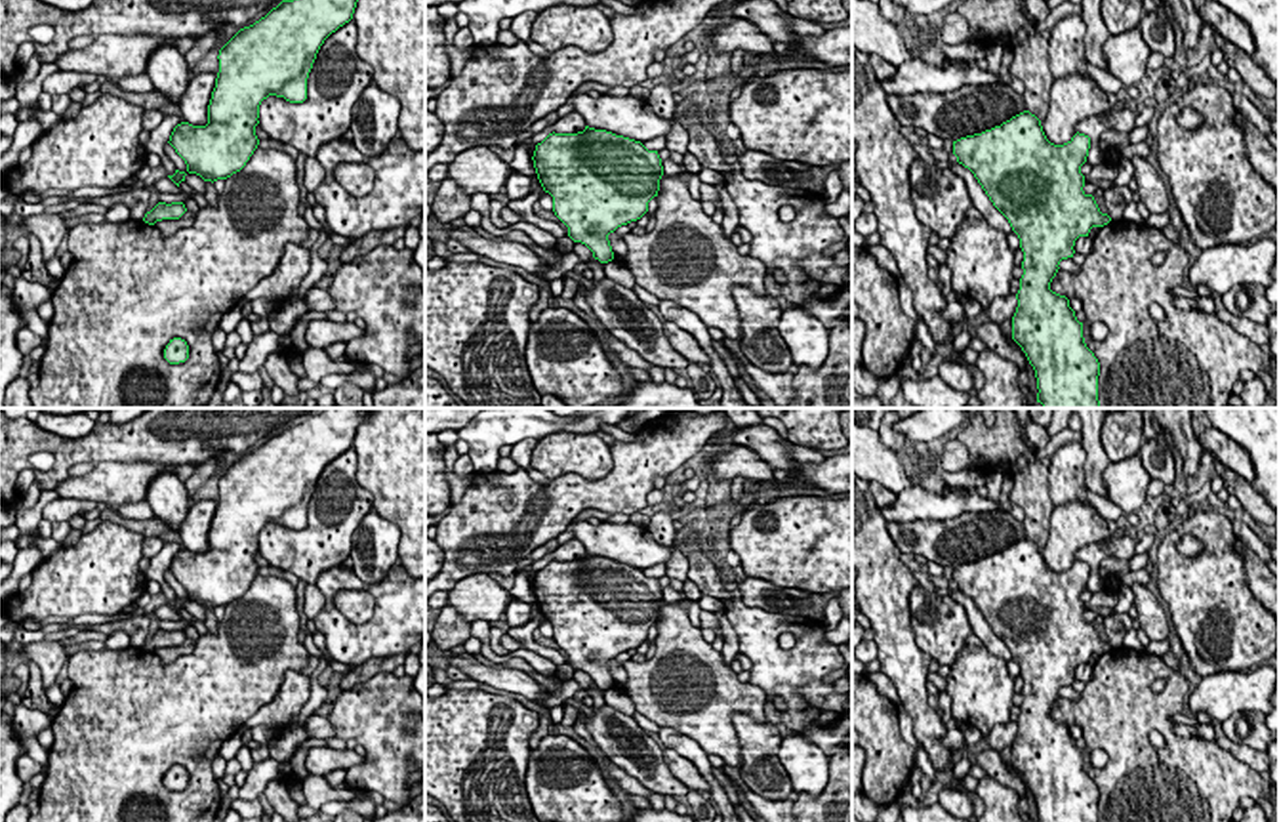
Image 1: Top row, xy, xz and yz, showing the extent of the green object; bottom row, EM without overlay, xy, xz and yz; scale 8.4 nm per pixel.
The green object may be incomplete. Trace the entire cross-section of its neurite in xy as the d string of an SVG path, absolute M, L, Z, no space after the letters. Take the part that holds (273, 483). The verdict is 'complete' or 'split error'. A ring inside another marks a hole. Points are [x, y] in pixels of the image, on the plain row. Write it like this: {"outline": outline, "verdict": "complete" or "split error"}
{"outline": "M326 408L299 425L282 427L219 477L208 551L181 549L168 568L189 601L213 610L246 593L259 572L261 528L269 523L290 530L307 526L307 505L320 473L353 446L368 414L370 408Z", "verdict": "complete"}

